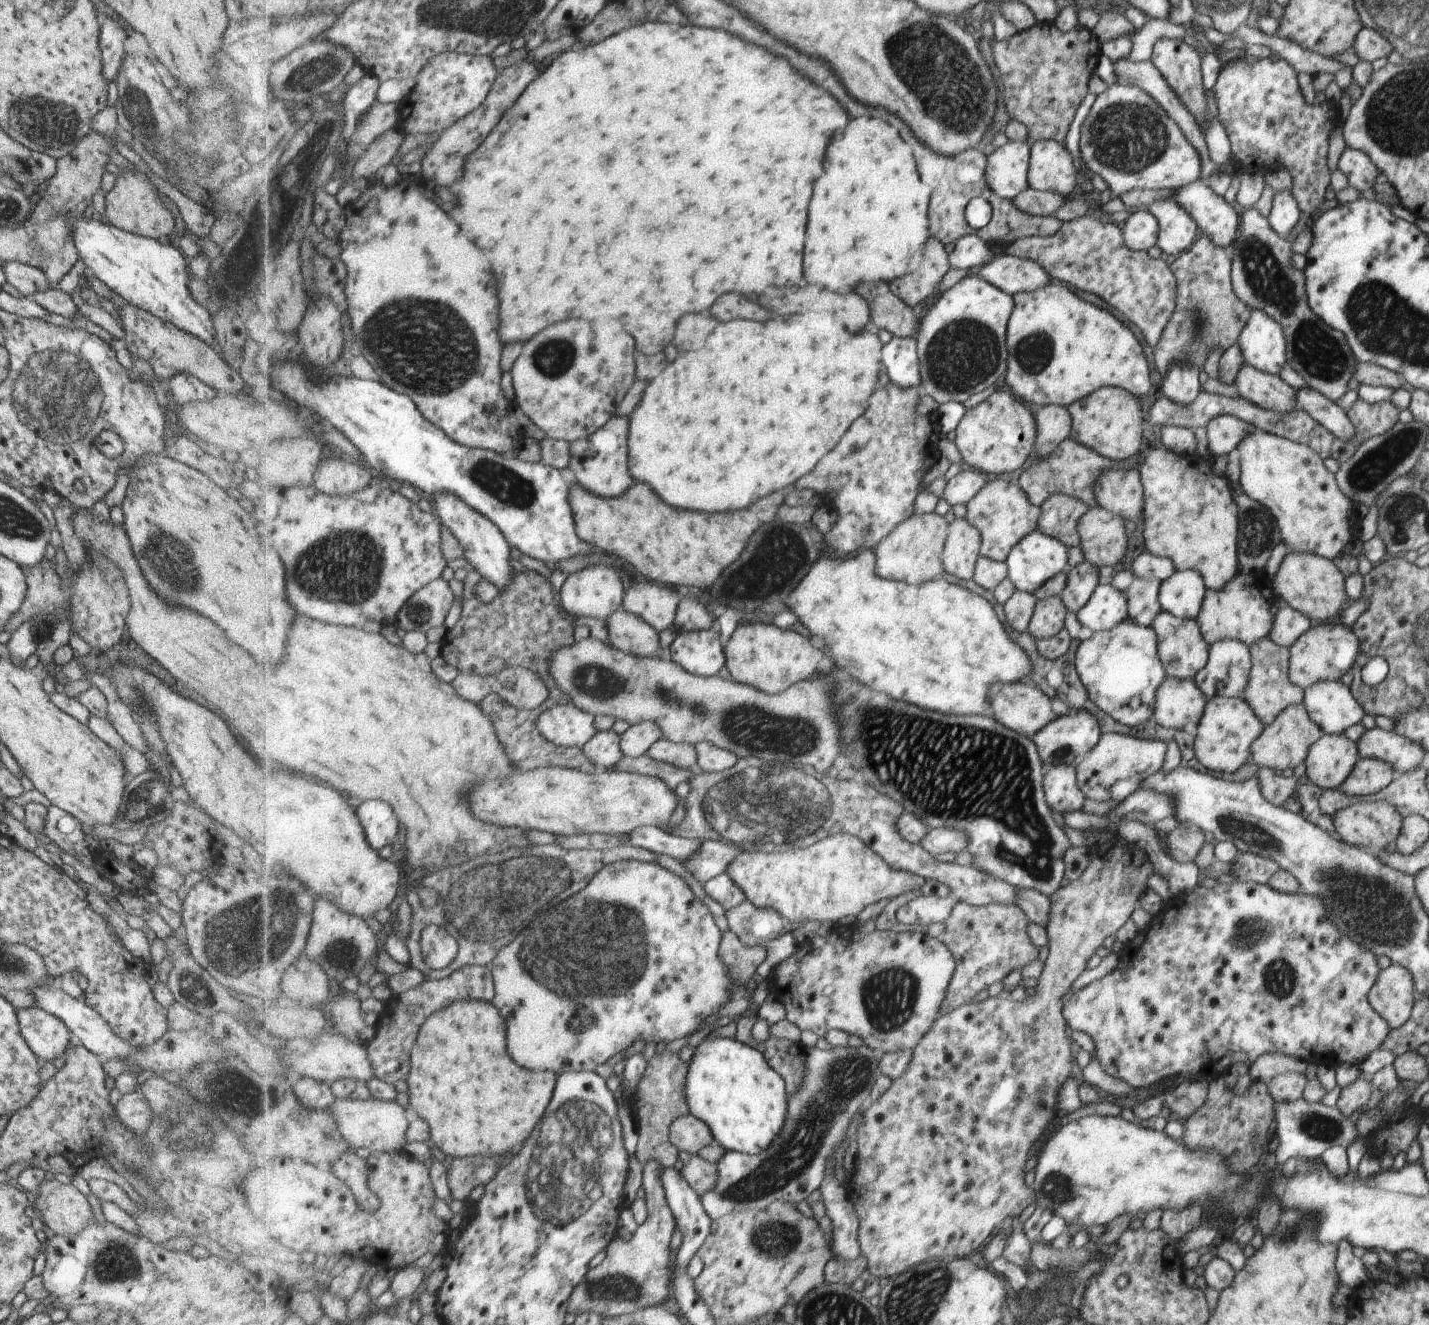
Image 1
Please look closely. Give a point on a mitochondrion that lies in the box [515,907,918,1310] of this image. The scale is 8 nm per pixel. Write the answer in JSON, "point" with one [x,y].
{"point":[846,1076]}

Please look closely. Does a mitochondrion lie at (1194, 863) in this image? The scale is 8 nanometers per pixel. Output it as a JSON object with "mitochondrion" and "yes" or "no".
{"mitochondrion":"no"}

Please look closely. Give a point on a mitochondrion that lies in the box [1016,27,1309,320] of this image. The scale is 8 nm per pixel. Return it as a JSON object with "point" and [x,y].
{"point":[1126,137]}

